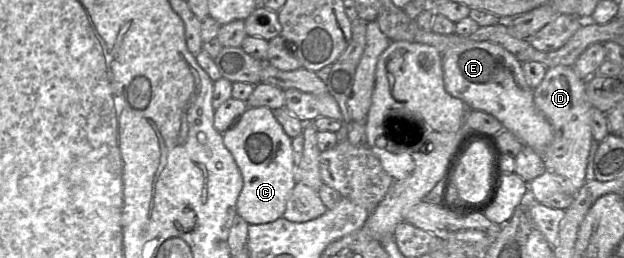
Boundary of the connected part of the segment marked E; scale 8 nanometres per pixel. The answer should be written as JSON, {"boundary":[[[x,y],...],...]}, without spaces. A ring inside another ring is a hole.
{"boundary":[[[462,41],[442,55],[444,88],[453,97],[461,99],[470,110],[479,110],[497,118],[504,130],[513,133],[524,146],[542,153],[553,139],[553,129],[537,109],[533,89],[528,85],[522,63],[501,45],[492,42]]]}

